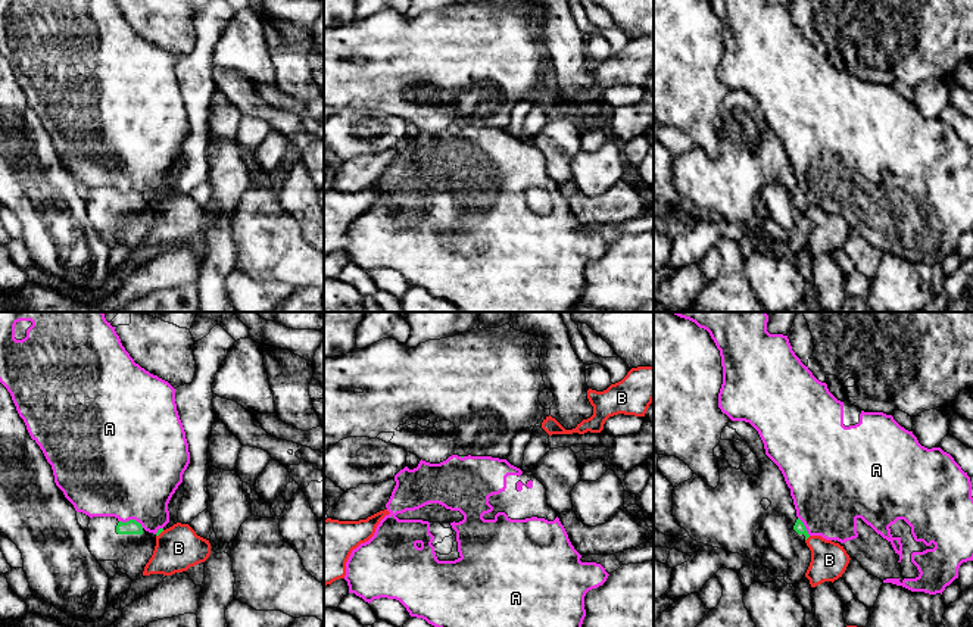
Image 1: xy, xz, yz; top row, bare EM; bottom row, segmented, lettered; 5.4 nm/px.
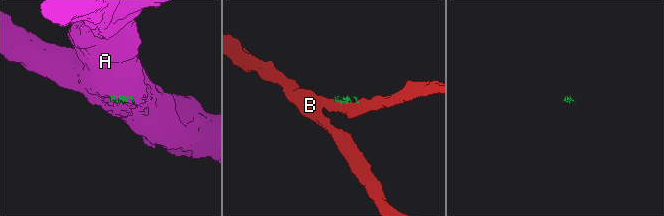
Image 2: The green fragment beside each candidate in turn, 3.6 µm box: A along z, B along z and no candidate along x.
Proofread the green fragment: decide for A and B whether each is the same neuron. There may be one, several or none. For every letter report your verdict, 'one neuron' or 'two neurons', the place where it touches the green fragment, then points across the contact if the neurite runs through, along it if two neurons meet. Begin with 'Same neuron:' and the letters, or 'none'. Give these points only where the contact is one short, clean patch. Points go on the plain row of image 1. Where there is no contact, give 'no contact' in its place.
Same neuron: none
A: two neurons; meets green in xy at (131, 190); border along xy (119, 190), (136, 190), (143, 197)
B: two neurons; meets green in yz at (807, 208); border along yz (810, 206), (805, 211)

